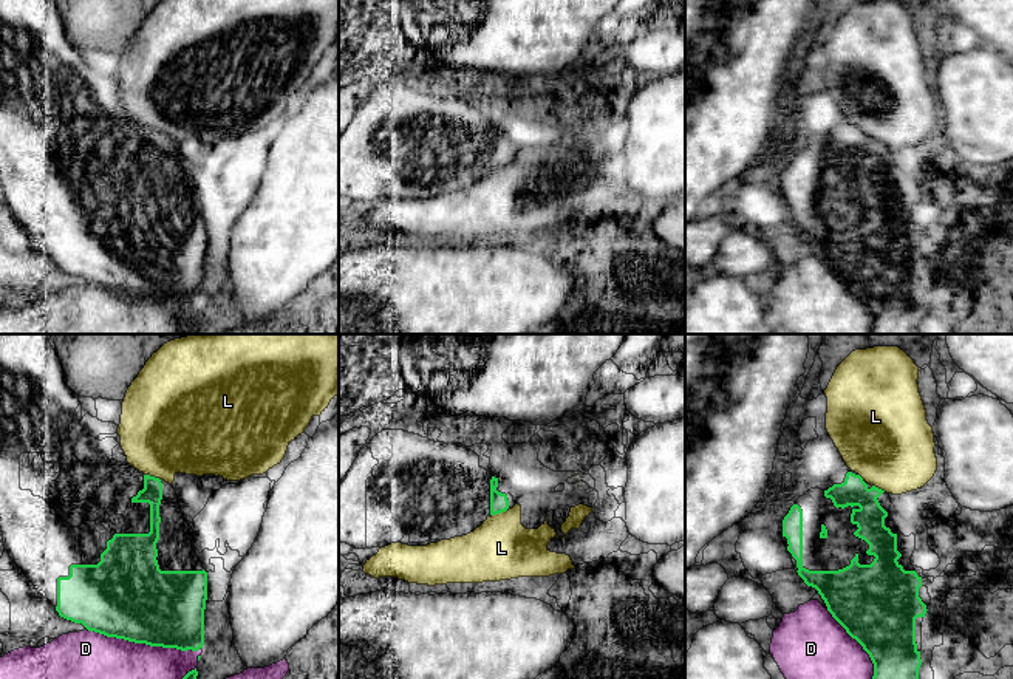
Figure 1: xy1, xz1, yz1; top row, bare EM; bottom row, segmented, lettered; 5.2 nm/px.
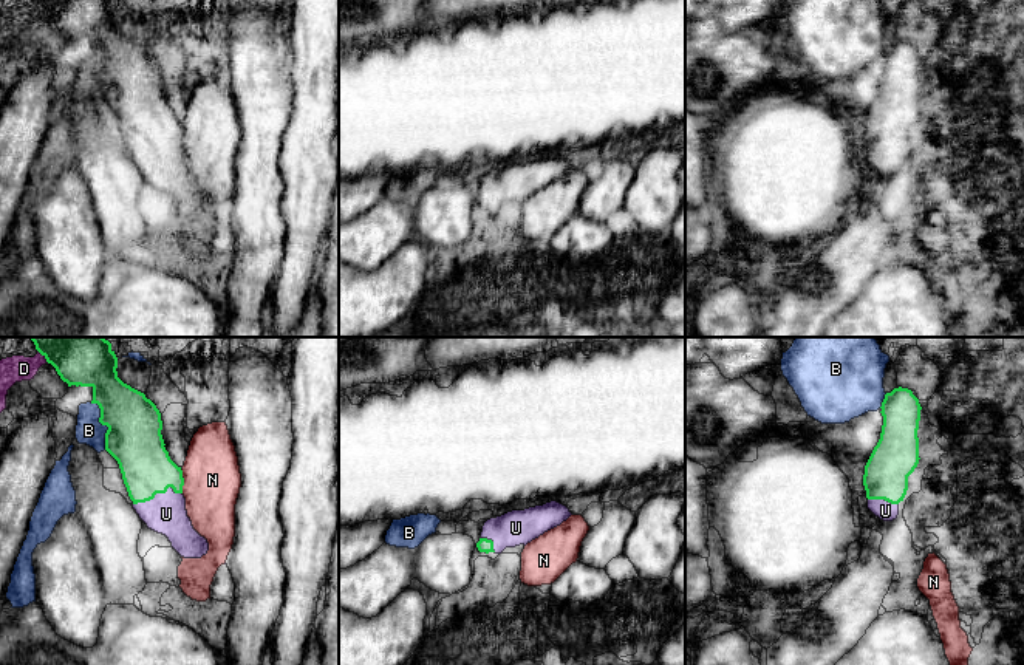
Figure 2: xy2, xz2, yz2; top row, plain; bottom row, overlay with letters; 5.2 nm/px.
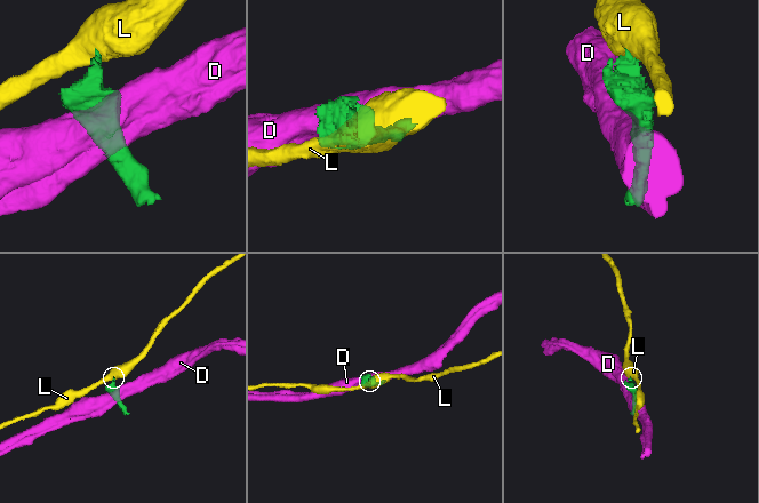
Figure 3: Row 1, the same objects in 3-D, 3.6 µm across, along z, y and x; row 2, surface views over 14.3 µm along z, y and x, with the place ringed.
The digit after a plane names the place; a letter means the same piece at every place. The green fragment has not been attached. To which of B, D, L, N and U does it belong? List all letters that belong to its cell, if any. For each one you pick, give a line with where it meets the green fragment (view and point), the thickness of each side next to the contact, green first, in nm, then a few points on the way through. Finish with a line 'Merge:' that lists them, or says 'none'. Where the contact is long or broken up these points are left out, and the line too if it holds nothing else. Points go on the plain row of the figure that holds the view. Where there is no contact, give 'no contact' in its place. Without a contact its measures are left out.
U: meets green in xy2 at (157, 146); 260 nm thick on the green side, 220 nm on the other; runs through xy2 (146, 119), (157, 146), (166, 167)
Merge: U

